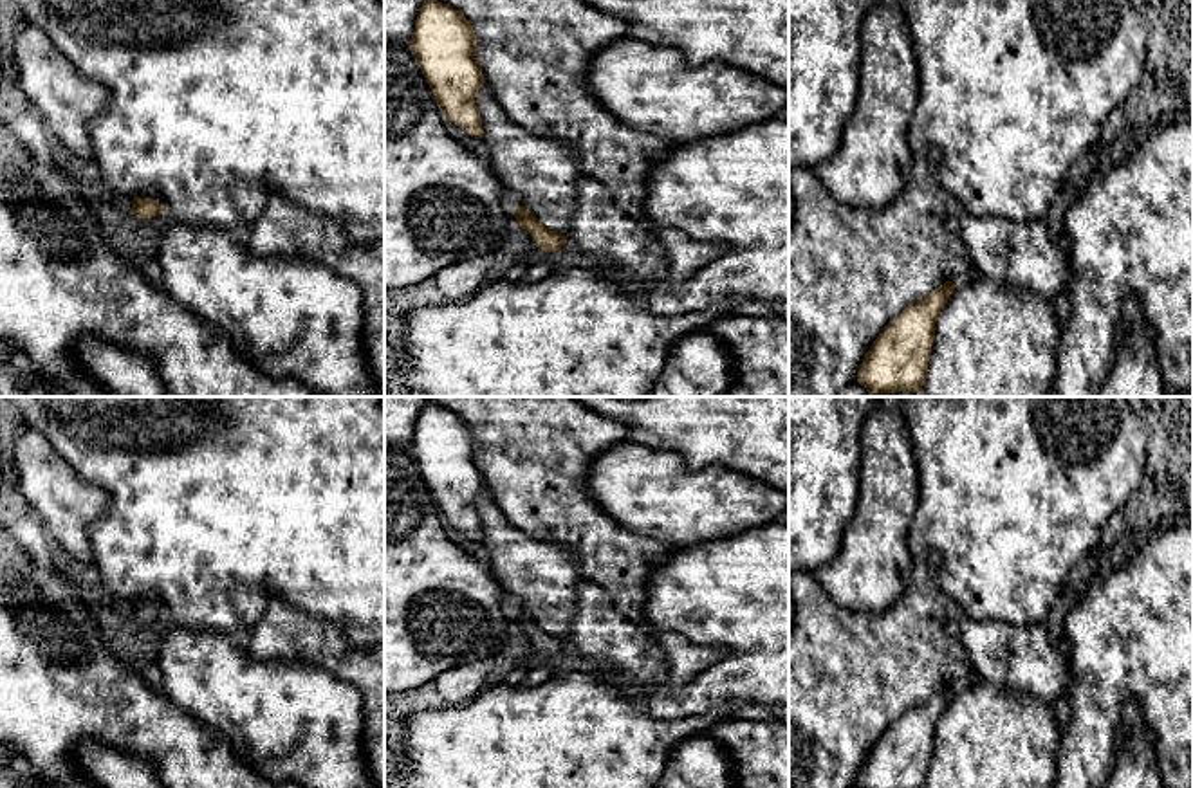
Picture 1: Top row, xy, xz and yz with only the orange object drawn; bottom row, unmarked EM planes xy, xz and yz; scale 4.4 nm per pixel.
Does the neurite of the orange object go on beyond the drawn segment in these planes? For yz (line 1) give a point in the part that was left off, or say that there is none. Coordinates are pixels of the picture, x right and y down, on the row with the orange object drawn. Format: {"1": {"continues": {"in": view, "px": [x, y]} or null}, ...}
{"1": {"continues": null}}

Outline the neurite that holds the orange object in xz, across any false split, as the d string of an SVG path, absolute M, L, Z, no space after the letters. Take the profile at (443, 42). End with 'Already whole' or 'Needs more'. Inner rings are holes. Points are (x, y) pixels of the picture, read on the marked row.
M424 0L415 18L410 50L415 56L444 119L484 139L476 94L484 85L475 58L476 34L466 16L439 0Z. Already whole

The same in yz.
M946 281L884 326L857 371L857 382L868 393L920 393L935 341L935 321L955 287L953 281Z. Already whole

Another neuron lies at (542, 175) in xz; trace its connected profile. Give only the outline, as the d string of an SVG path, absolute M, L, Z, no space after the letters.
M487 83L475 101L484 126L482 142L489 148L487 160L513 195L514 206L529 209L569 243L583 175L576 155L511 121Z

